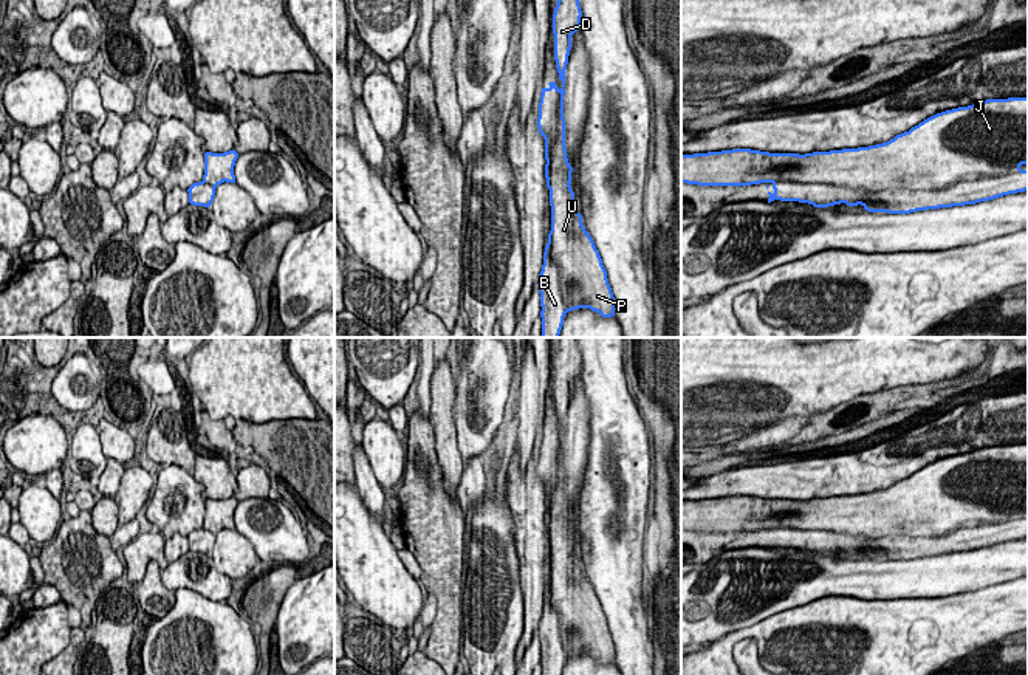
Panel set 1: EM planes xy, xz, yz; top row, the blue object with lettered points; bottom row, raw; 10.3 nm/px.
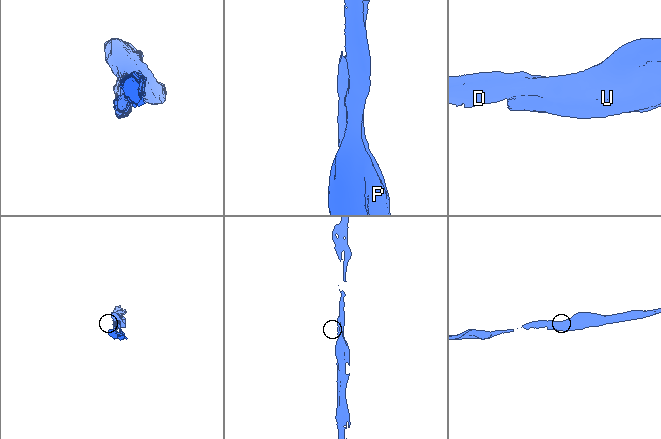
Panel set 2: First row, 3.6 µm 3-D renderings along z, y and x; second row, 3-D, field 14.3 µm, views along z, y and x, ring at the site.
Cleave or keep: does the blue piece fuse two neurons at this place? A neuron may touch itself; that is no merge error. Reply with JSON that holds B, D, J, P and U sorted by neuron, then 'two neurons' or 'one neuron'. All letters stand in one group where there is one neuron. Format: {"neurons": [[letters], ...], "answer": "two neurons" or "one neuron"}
{"neurons": [["B"], ["D", "J", "P", "U"]], "answer": "two neurons"}

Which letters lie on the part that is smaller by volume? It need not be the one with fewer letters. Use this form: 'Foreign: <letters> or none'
Foreign: B

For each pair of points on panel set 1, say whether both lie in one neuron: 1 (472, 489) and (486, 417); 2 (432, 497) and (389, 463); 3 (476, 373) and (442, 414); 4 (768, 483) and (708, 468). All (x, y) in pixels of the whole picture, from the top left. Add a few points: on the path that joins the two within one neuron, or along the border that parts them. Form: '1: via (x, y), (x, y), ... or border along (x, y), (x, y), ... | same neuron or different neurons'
1: via (472, 471), (474, 435) | same neuron
2: border along (406, 452), (406, 466), (401, 476) | different neurons
3: border along (454, 381), (454, 424), (457, 434) | different neurons
4: border along (737, 466), (699, 479) | different neurons

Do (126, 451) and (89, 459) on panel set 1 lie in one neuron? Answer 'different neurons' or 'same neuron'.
different neurons

